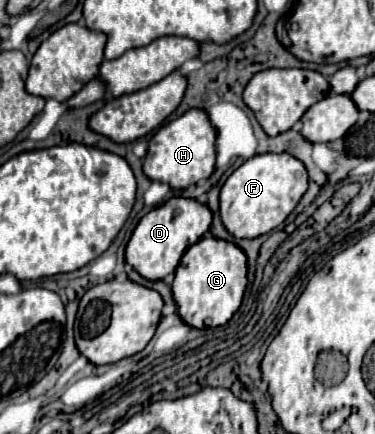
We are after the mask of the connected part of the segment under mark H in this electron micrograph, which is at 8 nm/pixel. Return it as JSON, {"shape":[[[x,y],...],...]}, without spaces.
{"shape":[[[191,108],[177,120],[163,124],[149,140],[147,156],[143,158],[143,172],[157,182],[167,182],[173,190],[185,190],[199,180],[209,178],[215,172],[215,140],[217,130],[209,122],[209,116],[201,108]]]}

